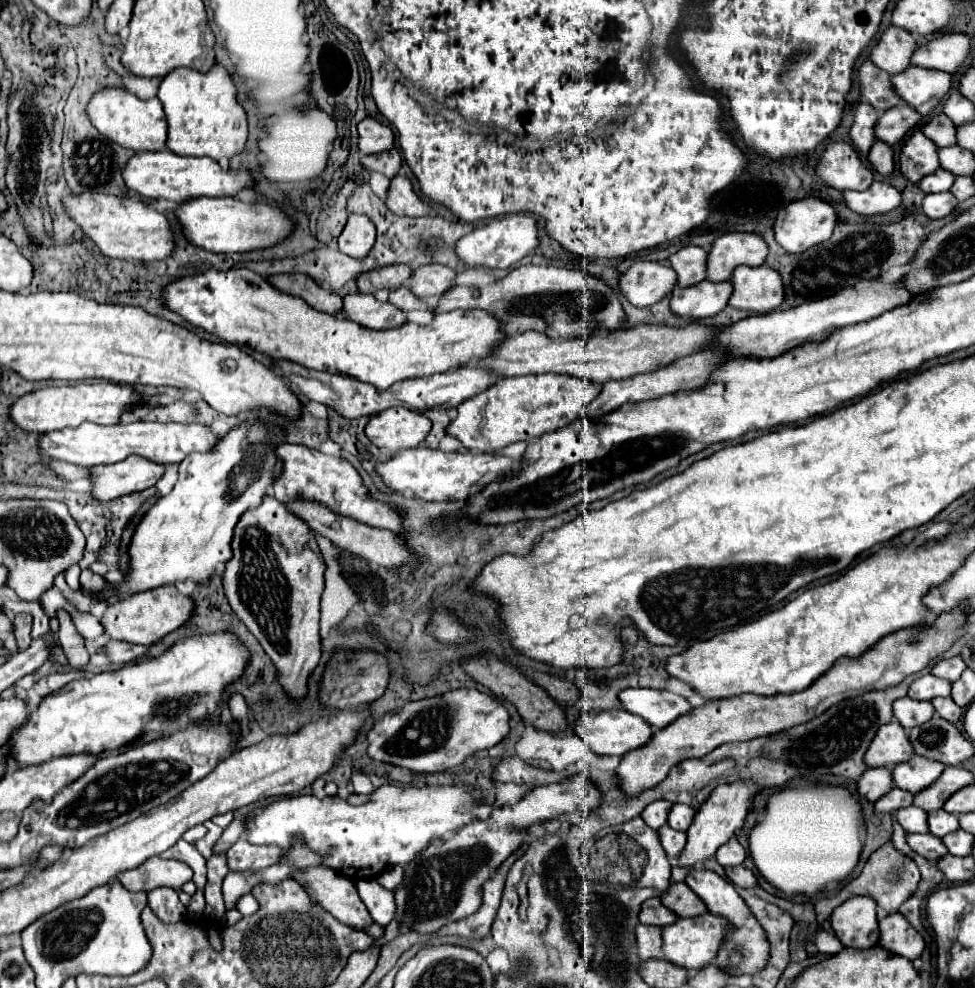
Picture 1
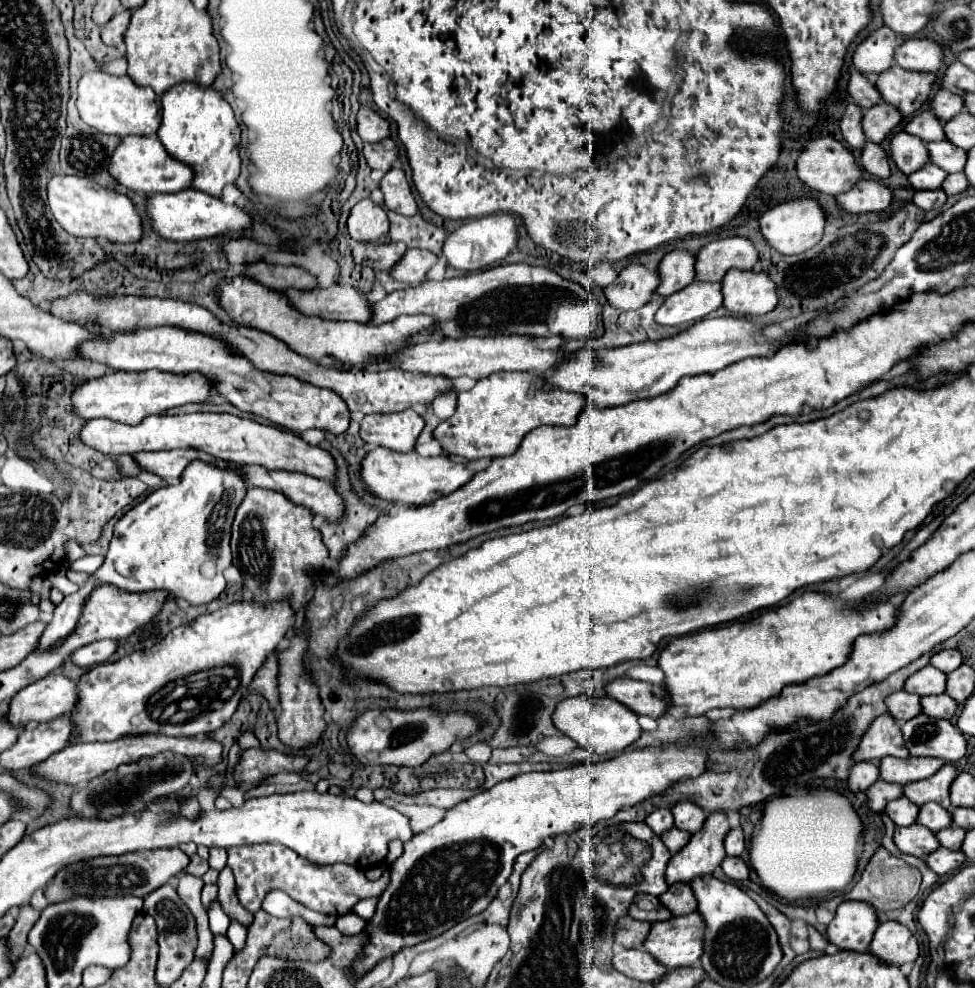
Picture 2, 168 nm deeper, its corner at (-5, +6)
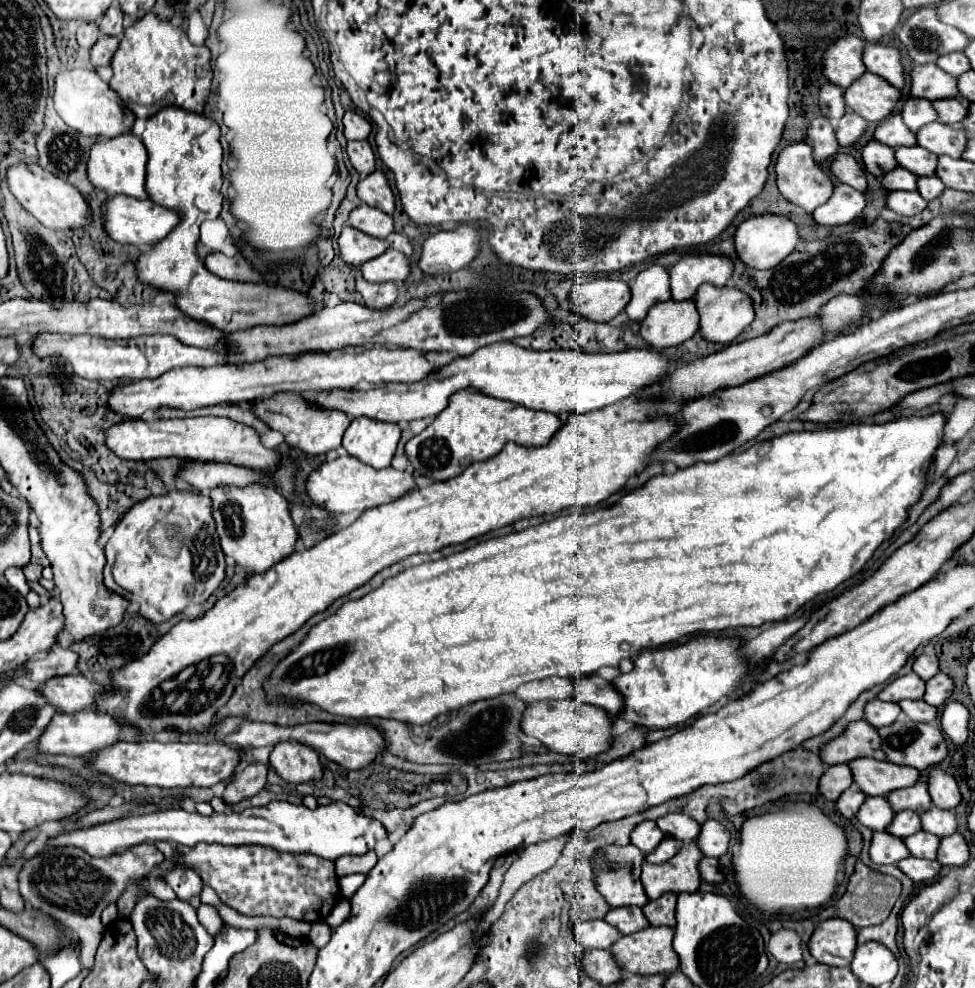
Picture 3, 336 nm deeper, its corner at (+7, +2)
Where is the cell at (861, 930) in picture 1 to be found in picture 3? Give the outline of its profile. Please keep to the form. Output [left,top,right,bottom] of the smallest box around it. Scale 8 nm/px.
[808,919,856,967]

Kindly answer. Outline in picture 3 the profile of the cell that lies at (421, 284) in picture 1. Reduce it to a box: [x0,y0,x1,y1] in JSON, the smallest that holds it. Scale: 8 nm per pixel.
[360,249,410,283]

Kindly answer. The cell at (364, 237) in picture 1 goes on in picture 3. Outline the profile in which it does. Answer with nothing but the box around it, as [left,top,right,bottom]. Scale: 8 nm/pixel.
[348,205,394,239]

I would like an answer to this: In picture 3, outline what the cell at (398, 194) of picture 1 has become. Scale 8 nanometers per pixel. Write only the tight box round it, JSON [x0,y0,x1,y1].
[356,171,394,213]

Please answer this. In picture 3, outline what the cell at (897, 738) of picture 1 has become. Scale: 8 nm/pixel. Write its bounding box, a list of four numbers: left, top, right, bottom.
[820,719,884,765]

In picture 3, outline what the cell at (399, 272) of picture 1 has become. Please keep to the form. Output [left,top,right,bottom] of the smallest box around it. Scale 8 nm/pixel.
[340,223,390,267]

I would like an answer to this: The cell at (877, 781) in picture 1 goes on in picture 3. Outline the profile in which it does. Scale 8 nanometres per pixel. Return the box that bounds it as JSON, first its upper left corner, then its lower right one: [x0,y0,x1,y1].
[818,765,854,801]

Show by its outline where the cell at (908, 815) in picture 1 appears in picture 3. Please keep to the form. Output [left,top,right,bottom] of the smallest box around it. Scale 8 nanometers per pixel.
[856,797,894,831]

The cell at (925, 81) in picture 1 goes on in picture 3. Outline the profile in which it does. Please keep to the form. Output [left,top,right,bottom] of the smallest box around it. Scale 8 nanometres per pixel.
[844,73,900,121]

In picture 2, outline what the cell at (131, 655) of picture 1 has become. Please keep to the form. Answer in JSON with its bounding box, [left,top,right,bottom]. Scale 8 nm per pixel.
[72,641,118,667]

